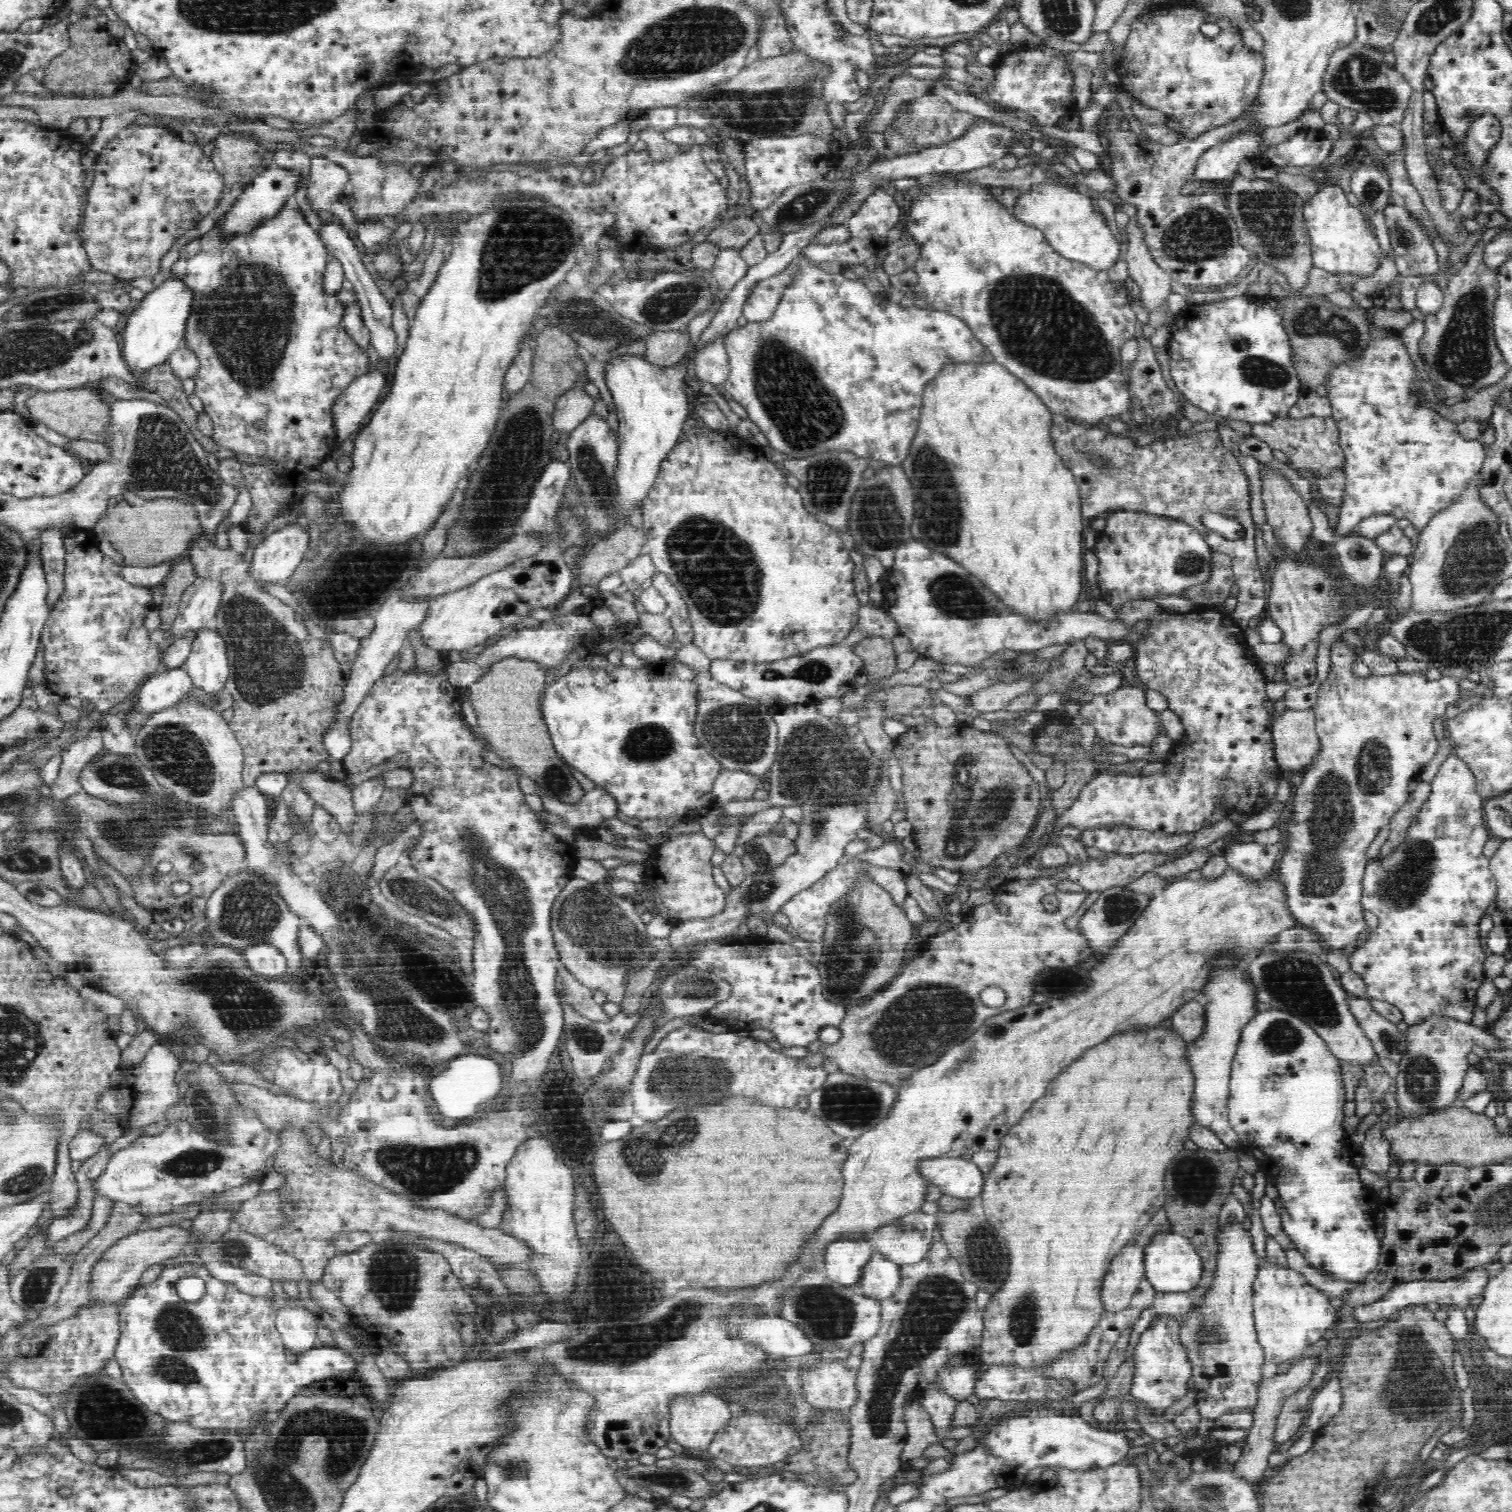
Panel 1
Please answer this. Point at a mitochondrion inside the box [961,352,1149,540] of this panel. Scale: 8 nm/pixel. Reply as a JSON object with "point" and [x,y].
{"point":[1095,460]}

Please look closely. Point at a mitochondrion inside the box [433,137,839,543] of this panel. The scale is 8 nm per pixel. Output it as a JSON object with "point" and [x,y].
{"point":[527,241]}

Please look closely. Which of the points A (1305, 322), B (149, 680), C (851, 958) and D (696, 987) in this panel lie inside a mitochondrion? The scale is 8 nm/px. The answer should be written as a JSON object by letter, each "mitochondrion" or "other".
{"A":"mitochondrion","B":"other","C":"mitochondrion","D":"mitochondrion"}

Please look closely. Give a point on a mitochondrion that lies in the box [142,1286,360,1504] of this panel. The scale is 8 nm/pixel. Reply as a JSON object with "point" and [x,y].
{"point":[180,1329]}

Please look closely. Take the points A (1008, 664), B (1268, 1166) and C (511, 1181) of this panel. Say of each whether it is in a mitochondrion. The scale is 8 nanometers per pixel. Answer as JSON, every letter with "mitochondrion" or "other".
{"A":"mitochondrion","B":"other","C":"other"}

